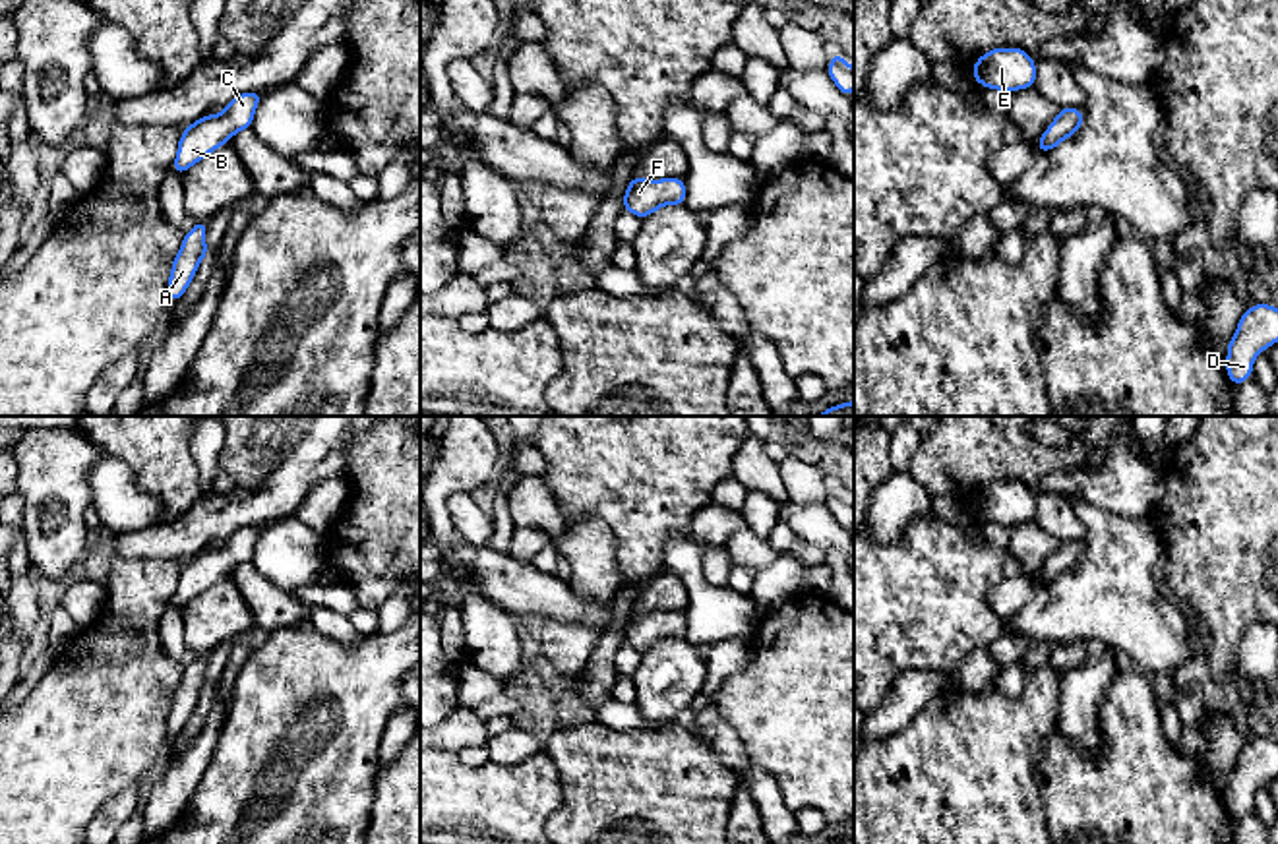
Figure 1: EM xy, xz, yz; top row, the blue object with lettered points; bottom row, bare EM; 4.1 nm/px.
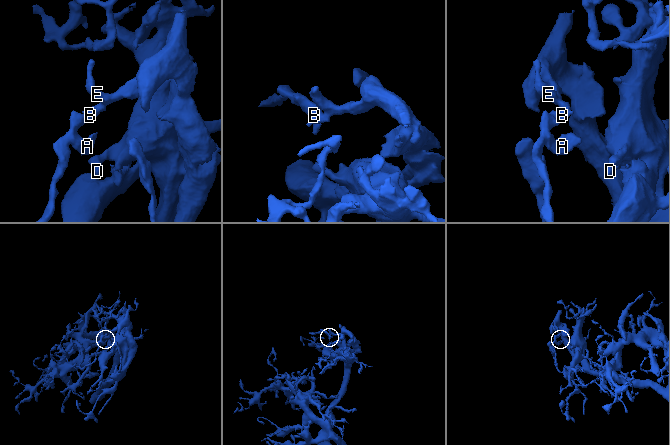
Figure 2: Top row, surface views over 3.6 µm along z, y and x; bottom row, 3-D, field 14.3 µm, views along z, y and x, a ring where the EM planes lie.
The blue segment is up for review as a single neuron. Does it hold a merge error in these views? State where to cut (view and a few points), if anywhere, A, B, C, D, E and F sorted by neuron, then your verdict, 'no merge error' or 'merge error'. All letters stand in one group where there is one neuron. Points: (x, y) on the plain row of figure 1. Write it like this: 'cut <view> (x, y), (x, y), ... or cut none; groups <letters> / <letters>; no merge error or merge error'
cut none; groups A B C D E F; no merge error

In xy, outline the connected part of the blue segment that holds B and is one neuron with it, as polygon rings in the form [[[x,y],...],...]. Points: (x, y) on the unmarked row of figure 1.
[[[259,525],[242,527],[225,538],[223,548],[205,548],[190,558],[180,569],[172,604],[184,608],[217,581],[228,577],[236,565],[252,561],[261,528]]]

